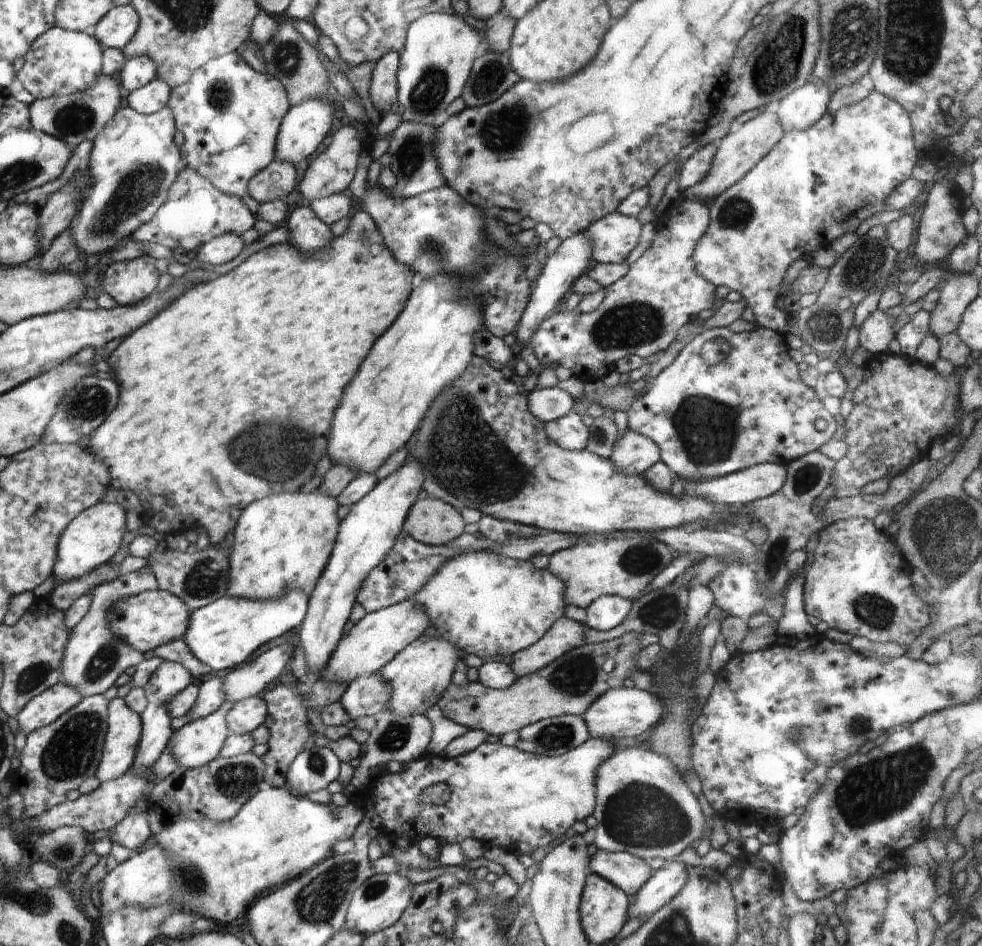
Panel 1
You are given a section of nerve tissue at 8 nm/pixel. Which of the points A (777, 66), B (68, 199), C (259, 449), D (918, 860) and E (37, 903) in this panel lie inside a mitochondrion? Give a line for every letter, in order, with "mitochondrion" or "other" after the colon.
A: mitochondrion
B: other
C: mitochondrion
D: other
E: mitochondrion

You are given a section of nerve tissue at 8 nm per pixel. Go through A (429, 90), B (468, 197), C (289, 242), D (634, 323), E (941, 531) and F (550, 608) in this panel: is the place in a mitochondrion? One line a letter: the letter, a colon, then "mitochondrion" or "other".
A: mitochondrion
B: other
C: other
D: mitochondrion
E: mitochondrion
F: other

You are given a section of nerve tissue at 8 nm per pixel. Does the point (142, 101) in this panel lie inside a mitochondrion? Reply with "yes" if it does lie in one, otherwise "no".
no

